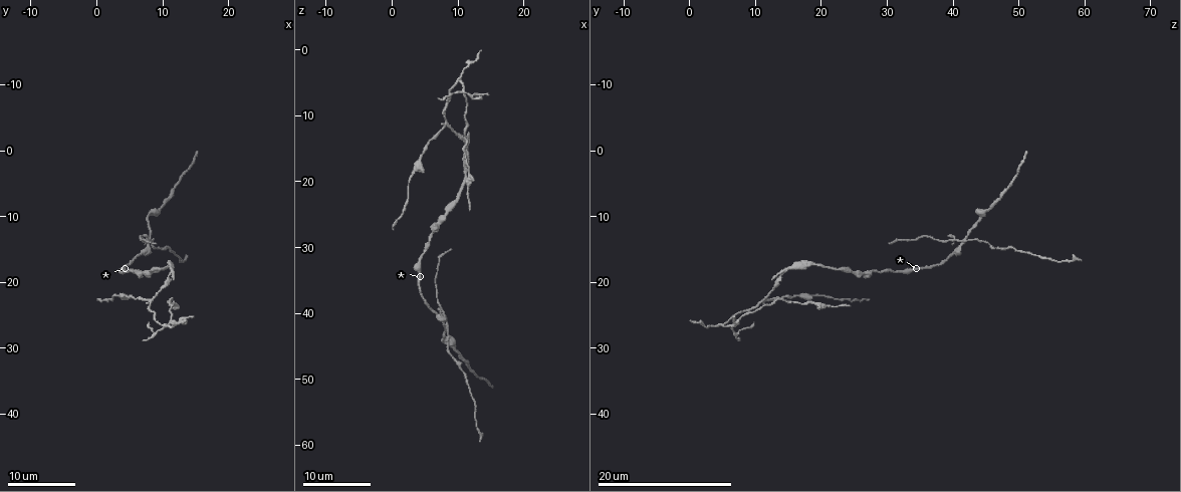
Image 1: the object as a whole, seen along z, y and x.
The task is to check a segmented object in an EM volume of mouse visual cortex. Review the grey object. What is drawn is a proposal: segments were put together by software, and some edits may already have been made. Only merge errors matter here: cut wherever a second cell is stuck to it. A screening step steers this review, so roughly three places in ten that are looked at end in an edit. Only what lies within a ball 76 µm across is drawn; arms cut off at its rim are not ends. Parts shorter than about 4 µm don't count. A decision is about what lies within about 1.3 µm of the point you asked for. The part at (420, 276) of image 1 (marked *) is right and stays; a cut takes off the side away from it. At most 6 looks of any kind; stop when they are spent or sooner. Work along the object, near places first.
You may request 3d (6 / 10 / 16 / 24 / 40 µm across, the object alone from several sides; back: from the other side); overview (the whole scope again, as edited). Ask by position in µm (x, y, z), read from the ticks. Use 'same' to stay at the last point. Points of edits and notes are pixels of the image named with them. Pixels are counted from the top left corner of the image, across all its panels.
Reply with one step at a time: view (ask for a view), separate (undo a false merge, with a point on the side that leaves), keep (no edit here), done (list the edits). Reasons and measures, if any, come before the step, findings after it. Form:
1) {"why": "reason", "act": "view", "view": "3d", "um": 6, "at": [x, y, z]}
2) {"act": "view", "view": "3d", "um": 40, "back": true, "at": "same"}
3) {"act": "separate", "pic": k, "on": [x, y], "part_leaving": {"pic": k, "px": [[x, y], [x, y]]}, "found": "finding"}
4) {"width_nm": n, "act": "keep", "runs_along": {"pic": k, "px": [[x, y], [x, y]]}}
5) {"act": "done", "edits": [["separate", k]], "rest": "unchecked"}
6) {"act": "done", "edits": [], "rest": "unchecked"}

{"why": "three-way junction", "act": "view", "view": "3d", "um": 24, "at": [8.0, 13.5, 42.0]}

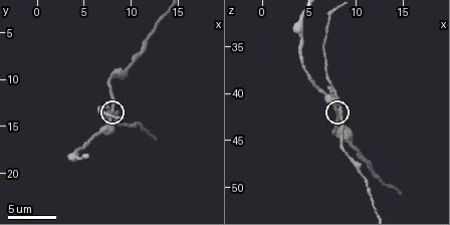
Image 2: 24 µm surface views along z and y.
{"act": "view", "view": "3d", "um": 10, "at": "same"}

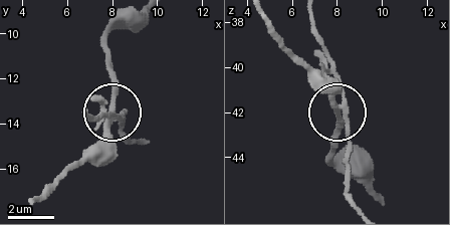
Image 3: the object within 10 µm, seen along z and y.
{"width_nm": 240, "act": "separate", "pic": 3, "on": [113, 115], "part_leaving": {"pic": 3, "px": [[345, 110], [350, 126], [350, 195], [356, 207]]}, "found": "a second cell is stuck on"}

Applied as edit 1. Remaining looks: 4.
{"act": "view", "view": "overview"}

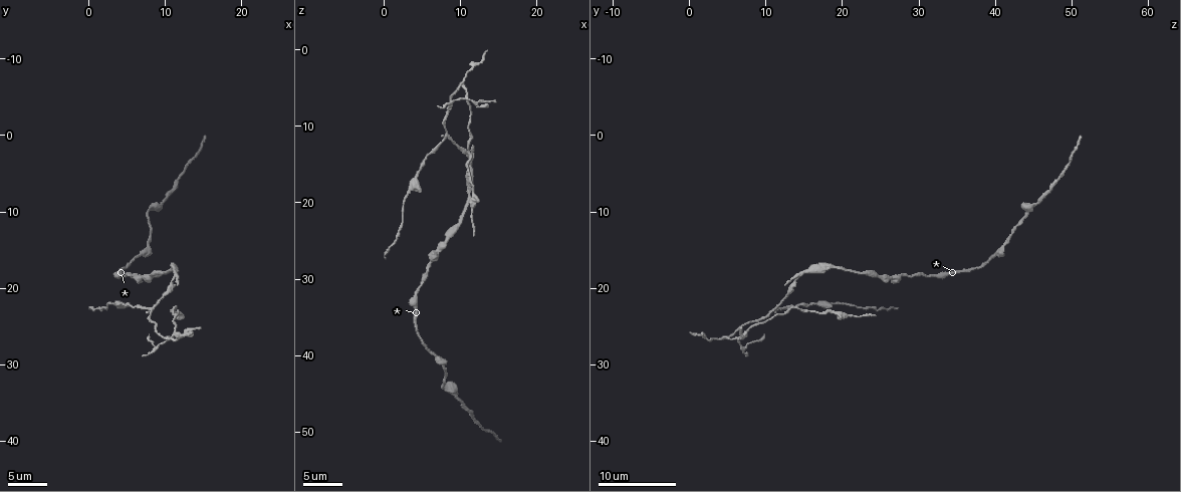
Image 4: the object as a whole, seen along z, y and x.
{"why": "a fork", "act": "view", "view": "3d", "um": 6, "at": [8.0, 22.6, 11.4]}

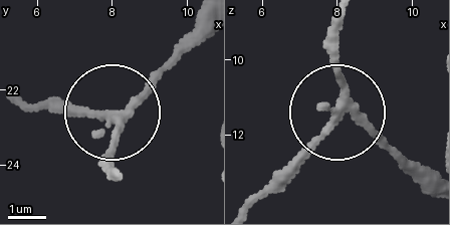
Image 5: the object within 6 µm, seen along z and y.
{"side_arm_um": 19, "act": "separate", "pic": 5, "on": [107, 155], "part_leaving": {"pic": 5, "px": [[115, 119], [115, 167]]}, "found": "two cells meet here"}

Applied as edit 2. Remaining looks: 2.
{"act": "view", "view": "overview"}

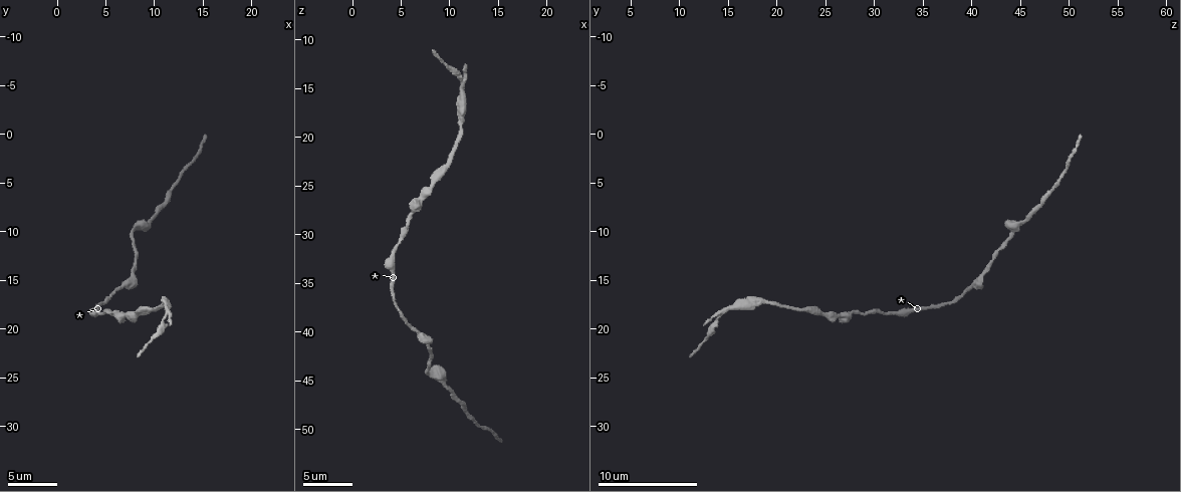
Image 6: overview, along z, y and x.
{"act": "view", "view": "3d", "um": 10, "at": [11.2, 17.4, 18.4]}

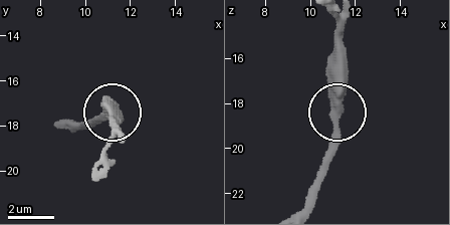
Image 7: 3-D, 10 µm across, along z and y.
{"width_nm": 410, "act": "keep", "runs_along": {"pic": 7, "px": [[301, 208], [335, 128], [335, 54]]}, "found": "all the same cell"}

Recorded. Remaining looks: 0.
{"act": "done", "edits": [["separate", 3], ["separate", 5]], "rest": "unchecked"}

